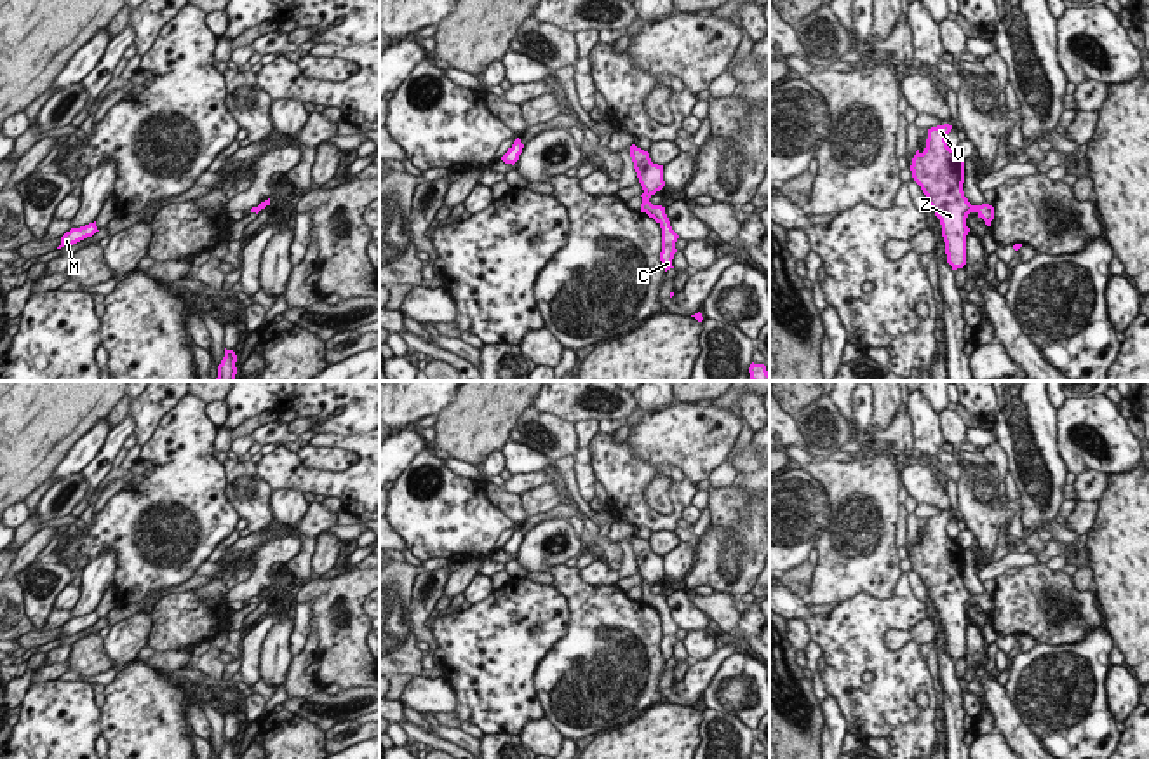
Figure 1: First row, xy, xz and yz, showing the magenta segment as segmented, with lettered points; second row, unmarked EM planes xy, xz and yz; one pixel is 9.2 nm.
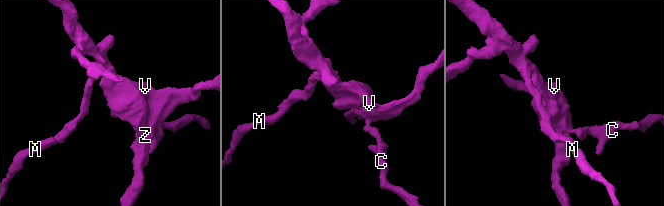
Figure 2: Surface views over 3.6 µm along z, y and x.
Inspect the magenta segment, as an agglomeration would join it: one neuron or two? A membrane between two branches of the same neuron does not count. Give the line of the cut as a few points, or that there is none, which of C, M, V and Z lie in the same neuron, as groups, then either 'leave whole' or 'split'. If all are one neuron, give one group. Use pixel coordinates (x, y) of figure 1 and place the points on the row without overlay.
xz (645, 580), (650, 585) | C / M V Z | split

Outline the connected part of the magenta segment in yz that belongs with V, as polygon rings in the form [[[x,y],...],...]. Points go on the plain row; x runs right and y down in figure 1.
[[[949,514],[928,519],[926,538],[916,541],[910,561],[940,609],[947,653],[958,660],[966,655],[966,608],[973,595],[963,581],[964,550],[945,531],[951,519]]]

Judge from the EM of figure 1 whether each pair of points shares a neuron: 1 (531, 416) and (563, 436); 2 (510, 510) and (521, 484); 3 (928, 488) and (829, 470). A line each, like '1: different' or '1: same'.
1: same
2: different
3: different

